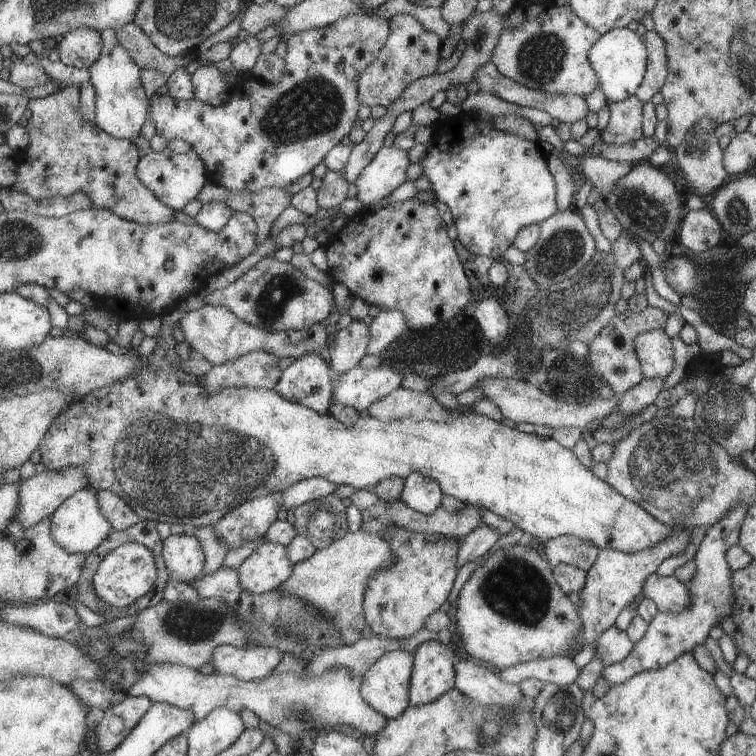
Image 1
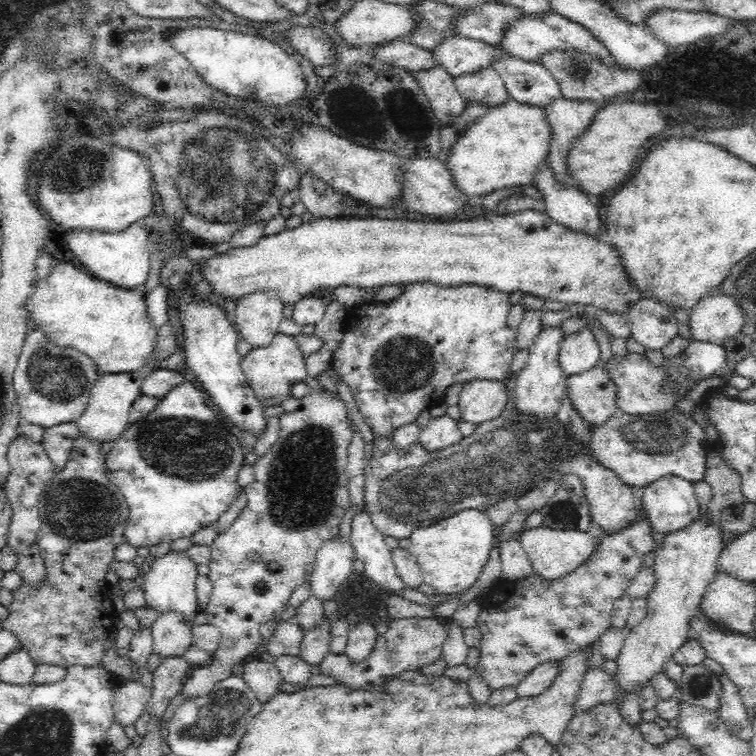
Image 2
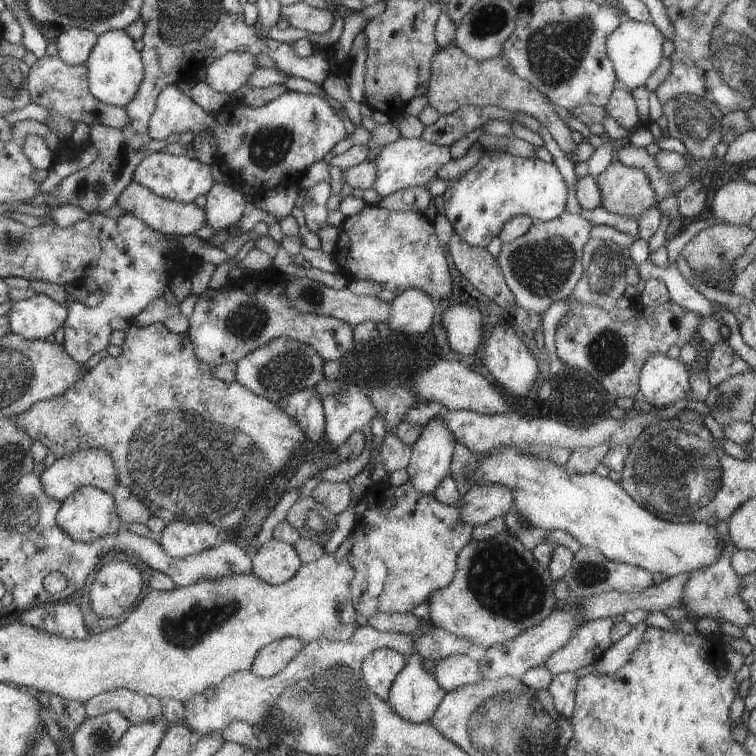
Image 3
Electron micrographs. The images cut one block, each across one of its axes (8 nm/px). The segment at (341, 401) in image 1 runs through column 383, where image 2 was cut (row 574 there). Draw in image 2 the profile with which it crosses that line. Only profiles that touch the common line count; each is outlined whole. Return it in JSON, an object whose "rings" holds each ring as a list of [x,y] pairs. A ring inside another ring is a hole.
{"rings":[[[356,511],[352,515],[350,526],[349,543],[355,558],[358,558],[364,564],[364,573],[372,578],[374,582],[378,582],[382,588],[389,590],[390,594],[399,594],[398,589],[406,586],[398,578],[393,560],[391,559],[391,550],[384,543],[385,536],[378,532],[378,529],[371,523],[370,515],[364,511]]]}

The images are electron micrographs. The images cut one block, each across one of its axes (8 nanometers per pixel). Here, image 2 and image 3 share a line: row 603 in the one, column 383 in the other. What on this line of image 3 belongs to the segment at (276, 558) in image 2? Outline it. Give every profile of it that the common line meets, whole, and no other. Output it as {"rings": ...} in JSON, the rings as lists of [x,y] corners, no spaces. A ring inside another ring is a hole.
{"rings":[[[376,204],[365,205],[357,214],[344,217],[343,222],[338,223],[337,240],[331,255],[337,266],[337,273],[343,277],[351,280],[371,280],[395,295],[407,288],[417,288],[437,302],[447,298],[451,292],[451,278],[449,278],[449,266],[445,260],[445,252],[435,238],[435,230],[431,226],[431,221],[429,222],[428,216],[424,213],[413,212],[413,210],[385,210]]]}

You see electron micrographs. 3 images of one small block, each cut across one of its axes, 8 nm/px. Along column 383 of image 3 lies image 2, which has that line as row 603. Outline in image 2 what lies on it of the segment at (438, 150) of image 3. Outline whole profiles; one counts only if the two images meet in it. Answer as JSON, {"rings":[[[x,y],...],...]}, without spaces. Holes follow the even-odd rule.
{"rings":[[[166,554],[158,560],[150,561],[150,570],[145,574],[144,584],[141,587],[144,593],[145,606],[157,610],[158,615],[167,614],[167,612],[176,612],[184,617],[184,623],[190,627],[195,626],[194,619],[198,613],[197,598],[195,595],[195,580],[197,579],[196,564],[188,562],[186,554]]]}

